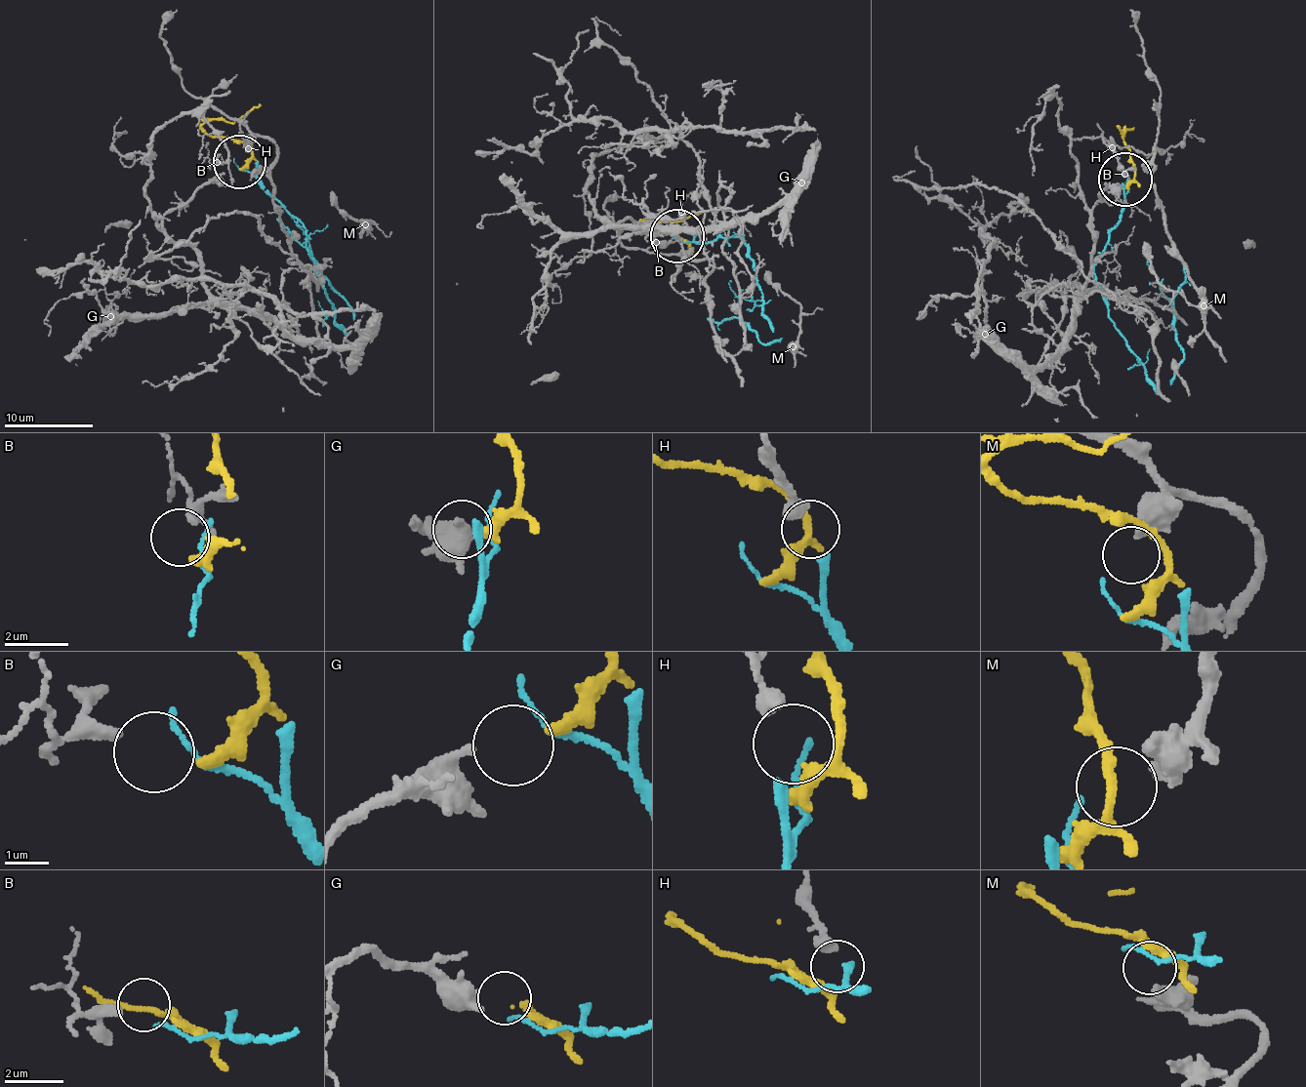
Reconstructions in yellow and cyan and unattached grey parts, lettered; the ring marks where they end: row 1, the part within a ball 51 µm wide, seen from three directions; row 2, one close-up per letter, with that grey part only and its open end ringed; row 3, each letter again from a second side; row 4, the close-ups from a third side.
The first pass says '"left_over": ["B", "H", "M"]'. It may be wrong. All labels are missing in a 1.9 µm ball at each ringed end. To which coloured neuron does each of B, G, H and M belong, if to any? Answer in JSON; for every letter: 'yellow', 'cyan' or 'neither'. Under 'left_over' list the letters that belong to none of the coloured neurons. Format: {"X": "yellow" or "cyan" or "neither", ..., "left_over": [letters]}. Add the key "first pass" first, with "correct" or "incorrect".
{"first pass": "incorrect", "B": "neither", "G": "yellow", "H": "cyan", "M": "neither", "left_over": ["B", "M"]}

